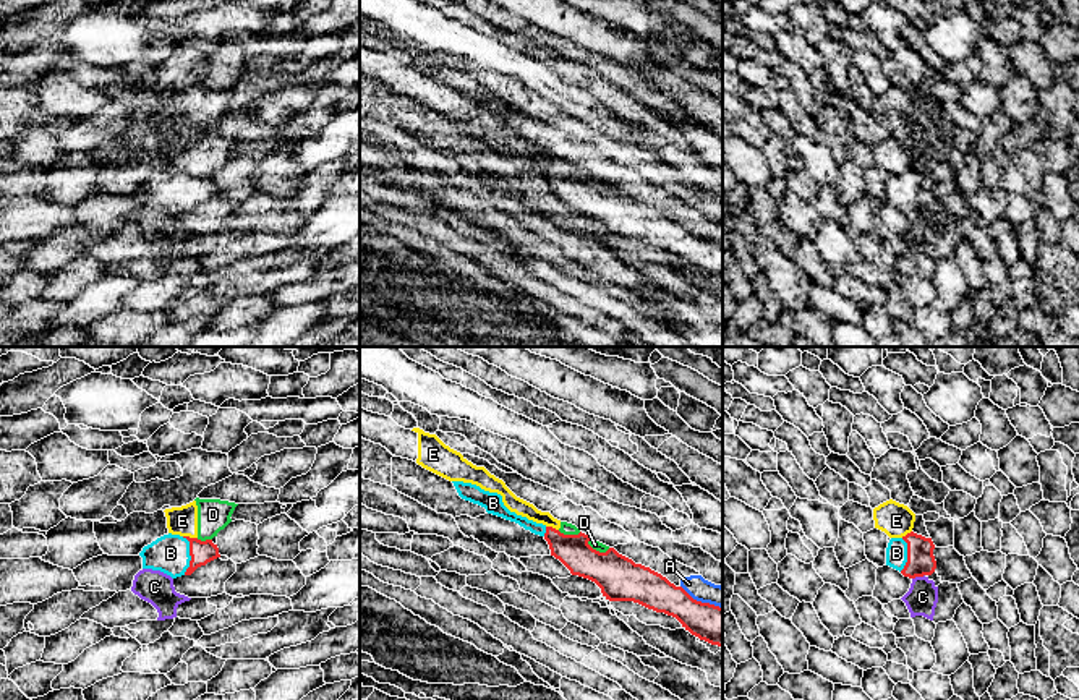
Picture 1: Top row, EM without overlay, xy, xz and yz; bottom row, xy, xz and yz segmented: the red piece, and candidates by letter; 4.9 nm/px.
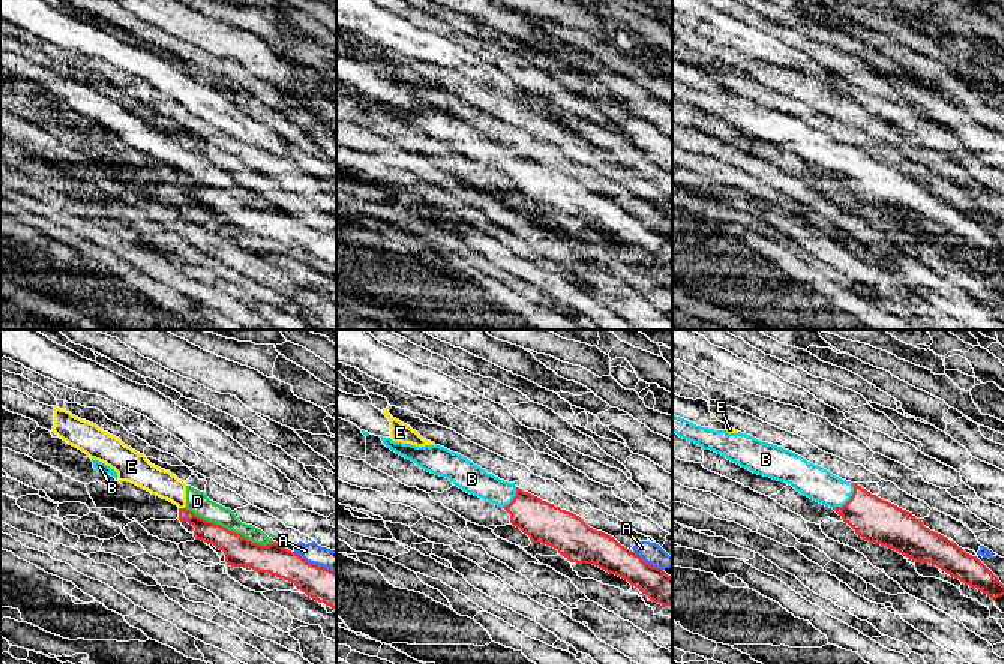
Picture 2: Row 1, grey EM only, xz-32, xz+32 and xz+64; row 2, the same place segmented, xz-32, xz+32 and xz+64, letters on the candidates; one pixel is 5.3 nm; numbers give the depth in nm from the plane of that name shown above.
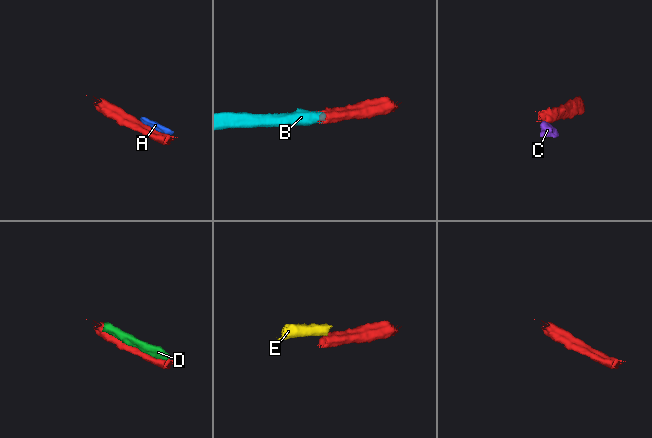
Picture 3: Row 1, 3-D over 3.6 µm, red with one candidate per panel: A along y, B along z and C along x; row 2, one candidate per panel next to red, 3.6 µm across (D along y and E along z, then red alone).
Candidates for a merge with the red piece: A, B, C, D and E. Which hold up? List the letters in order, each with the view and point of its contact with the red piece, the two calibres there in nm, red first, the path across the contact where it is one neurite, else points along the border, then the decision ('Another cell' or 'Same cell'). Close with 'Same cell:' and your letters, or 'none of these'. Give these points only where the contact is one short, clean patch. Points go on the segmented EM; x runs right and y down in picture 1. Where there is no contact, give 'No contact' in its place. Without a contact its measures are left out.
A: Touches red at xz (700, 601). Thickness 190 nm (red) against 110 nm. Another cell
B: Touches red at xy (190, 554). Thickness 120 nm (red) against 190 nm. Path across: xy (201, 553), (190, 554), (170, 553). Same cell
C: Touches red at yz (917, 576). Thickness 140 nm (red) against 160 nm. Boundary: yz (924, 574), (912, 579). Another cell
D: Touches red at xz (598, 551). Thickness 220 nm (red) against 50 nm. Another cell
E: Touches red at xy (188, 537). Thickness 120 nm (red) against 140 nm. Boundary: xy (183, 535), (196, 538). Another cell
Same cell: B

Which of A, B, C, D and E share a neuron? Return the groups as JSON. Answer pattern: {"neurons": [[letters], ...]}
{"neurons": [["A"], ["B"], ["C"], ["D", "E"]]}

